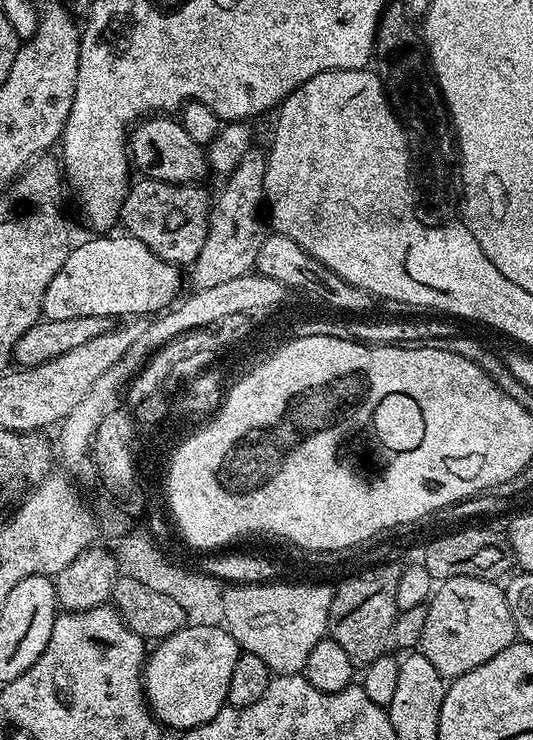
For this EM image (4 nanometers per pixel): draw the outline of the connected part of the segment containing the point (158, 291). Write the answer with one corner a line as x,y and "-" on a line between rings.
100,234
92,238
96,240
88,240
85,244
77,243
73,247
66,262
62,262
62,270
58,270
58,274
54,274
54,278
50,278
50,286
46,286
46,294
42,298
40,307
43,319
90,318
91,316
148,318
177,303
178,297
181,295
181,269
175,264
158,258
158,254
154,254
154,250
150,250
142,242
138,242
138,238
127,234
112,235
116,234

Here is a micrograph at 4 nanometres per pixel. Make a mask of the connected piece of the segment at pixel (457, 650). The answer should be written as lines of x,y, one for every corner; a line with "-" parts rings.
459,576
439,581
426,607
426,626
419,651
430,658
430,666
438,670
445,681
457,680
462,674
490,662
494,654
502,654
506,646
517,643
514,618
510,614
508,598
496,580
473,576

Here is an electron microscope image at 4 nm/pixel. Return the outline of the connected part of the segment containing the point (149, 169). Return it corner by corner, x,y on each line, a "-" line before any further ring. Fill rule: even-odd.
156,114
139,121
128,137
128,154
131,167
135,171
137,168
141,177
167,184
196,184
210,172
205,149
190,139
179,119
168,114

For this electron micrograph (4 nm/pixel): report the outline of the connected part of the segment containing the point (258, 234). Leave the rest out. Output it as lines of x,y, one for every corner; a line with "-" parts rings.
259,151
247,152
238,162
238,166
223,181
224,185
220,188
220,193
214,196
208,210
208,233
206,242
202,246
202,254
191,264
192,288
195,291
210,290
210,286
223,286
226,282
231,282
234,278
242,278
249,275
256,267
258,250
262,250
262,242
266,235
266,220
262,215
265,207
264,198
264,165
265,157
258,154

